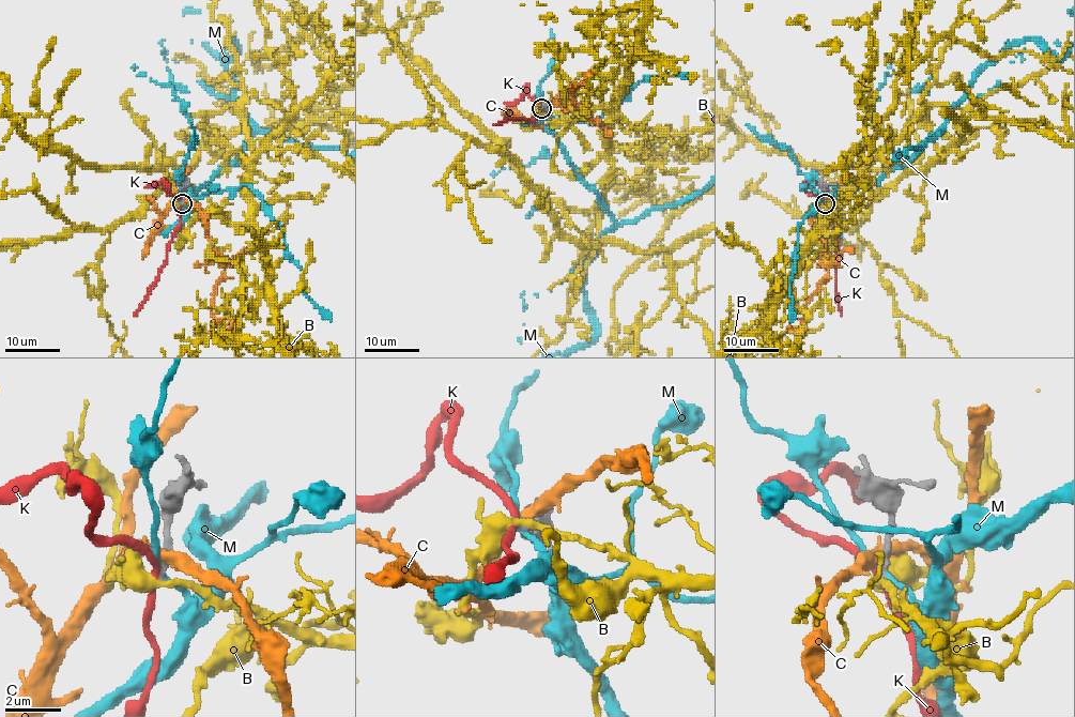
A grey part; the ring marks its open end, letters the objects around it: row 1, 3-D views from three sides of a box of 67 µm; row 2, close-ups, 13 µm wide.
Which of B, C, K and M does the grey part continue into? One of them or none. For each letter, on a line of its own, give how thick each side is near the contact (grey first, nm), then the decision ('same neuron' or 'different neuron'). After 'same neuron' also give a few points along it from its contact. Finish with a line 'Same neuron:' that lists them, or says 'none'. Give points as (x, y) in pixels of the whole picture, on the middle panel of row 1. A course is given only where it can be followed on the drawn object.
B: calibres 240 and 360 nm; same neuron
C: calibres 320 and 400 nm; different neuron
K: calibres 260 and 240 nm; different neuron
M: calibres 280 and 180 nm; different neuron
Same neuron: B

